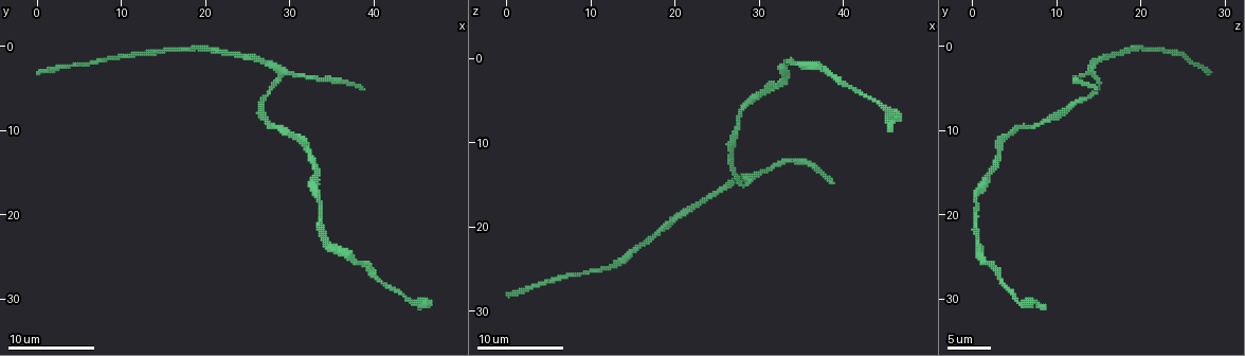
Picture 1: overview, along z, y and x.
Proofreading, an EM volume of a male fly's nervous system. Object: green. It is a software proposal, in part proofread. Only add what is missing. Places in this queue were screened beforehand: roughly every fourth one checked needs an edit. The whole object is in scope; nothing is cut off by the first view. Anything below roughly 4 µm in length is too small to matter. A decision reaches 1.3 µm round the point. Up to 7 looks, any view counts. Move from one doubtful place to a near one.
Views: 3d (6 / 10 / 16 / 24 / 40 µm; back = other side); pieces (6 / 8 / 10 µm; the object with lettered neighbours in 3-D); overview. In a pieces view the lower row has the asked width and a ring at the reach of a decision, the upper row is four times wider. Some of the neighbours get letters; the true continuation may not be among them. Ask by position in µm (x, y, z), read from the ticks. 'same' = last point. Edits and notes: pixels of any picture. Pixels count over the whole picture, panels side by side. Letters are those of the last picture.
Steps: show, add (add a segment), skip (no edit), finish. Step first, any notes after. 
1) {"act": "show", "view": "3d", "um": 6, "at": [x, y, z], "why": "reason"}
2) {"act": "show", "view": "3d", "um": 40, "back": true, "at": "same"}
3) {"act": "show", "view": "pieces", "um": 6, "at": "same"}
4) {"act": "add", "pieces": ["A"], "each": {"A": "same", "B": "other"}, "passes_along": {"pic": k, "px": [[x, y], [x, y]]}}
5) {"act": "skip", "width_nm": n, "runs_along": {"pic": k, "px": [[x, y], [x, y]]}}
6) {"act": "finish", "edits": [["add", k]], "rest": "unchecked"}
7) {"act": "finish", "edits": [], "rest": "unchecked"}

{"act": "show", "view": "pieces", "um": 8, "at": [0.2, 3.0, 28.0], "why": "branch stops here"}

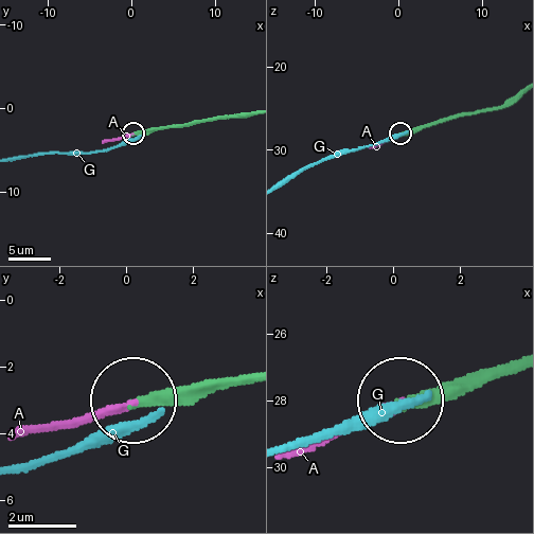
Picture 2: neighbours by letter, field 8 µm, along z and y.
{"act": "add", "pieces": ["A"], "each": {"A": "same", "G": "other"}, "found": "the neuron continues"}

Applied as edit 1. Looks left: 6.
{"act": "show", "view": "3d", "um": 6, "at": [38.6, 4.8, 14.6], "why": "free end"}

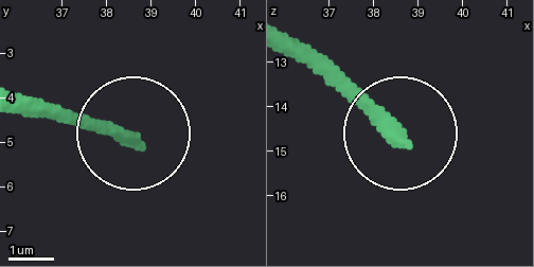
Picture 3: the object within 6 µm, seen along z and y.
{"act": "show", "view": "pieces", "um": 8, "at": [38.70, 4.95, 14.70]}

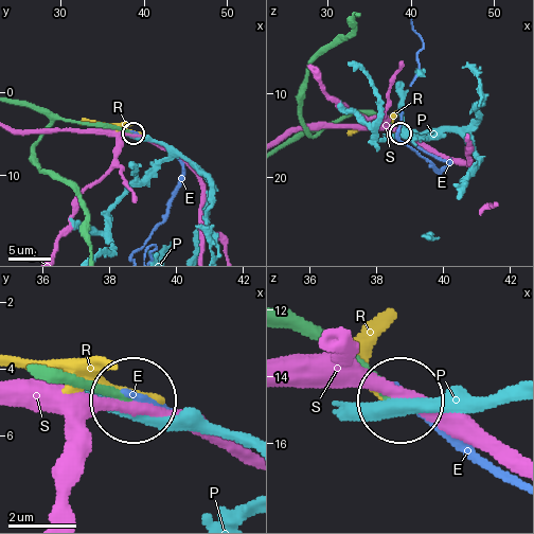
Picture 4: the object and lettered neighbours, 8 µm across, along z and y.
{"act": "skip", "width_nm": 270, "each": {"E": "other", "P": "other", "R": "other", "S": "other"}, "runs_along": {"pic": 4, "px": [[72, 374], [128, 394]]}, "found": "none of them fits"}

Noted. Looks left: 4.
{"act": "show", "view": "pieces", "um": 6, "at": [45.8, 30.8, 8.8], "why": "end of a long branch"}

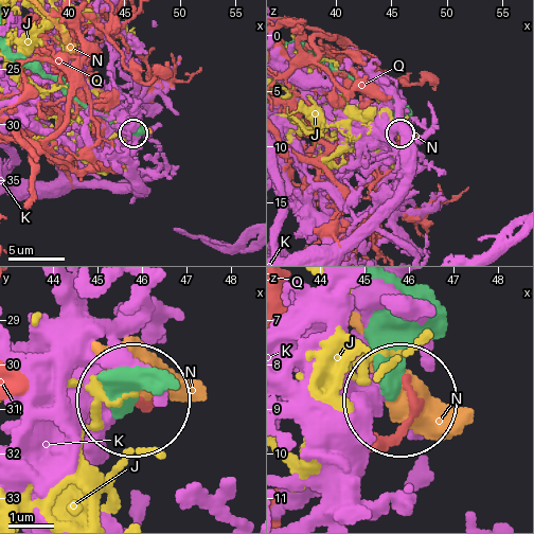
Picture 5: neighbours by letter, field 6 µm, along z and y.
{"act": "skip", "each": {"J": "other", "K": "other", "N": "other", "Q": "other"}, "found": "no lettered segment goes on from it"}

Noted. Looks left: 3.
{"act": "finish", "edits": [["add", 2]], "rest": "unchecked"}

